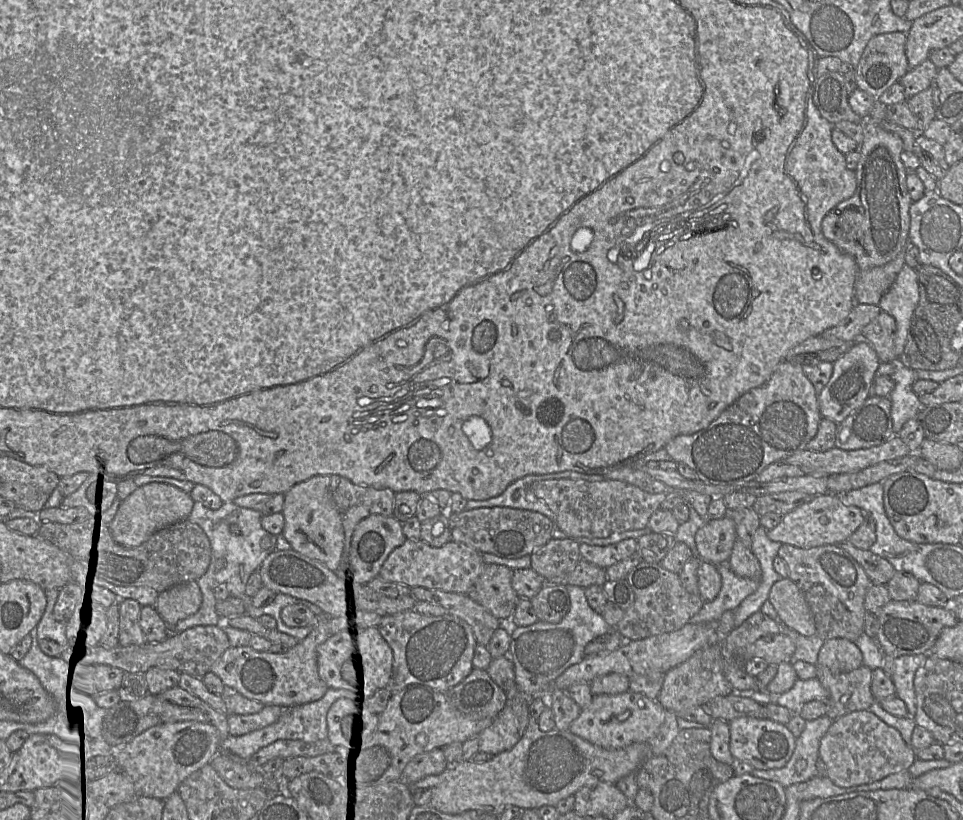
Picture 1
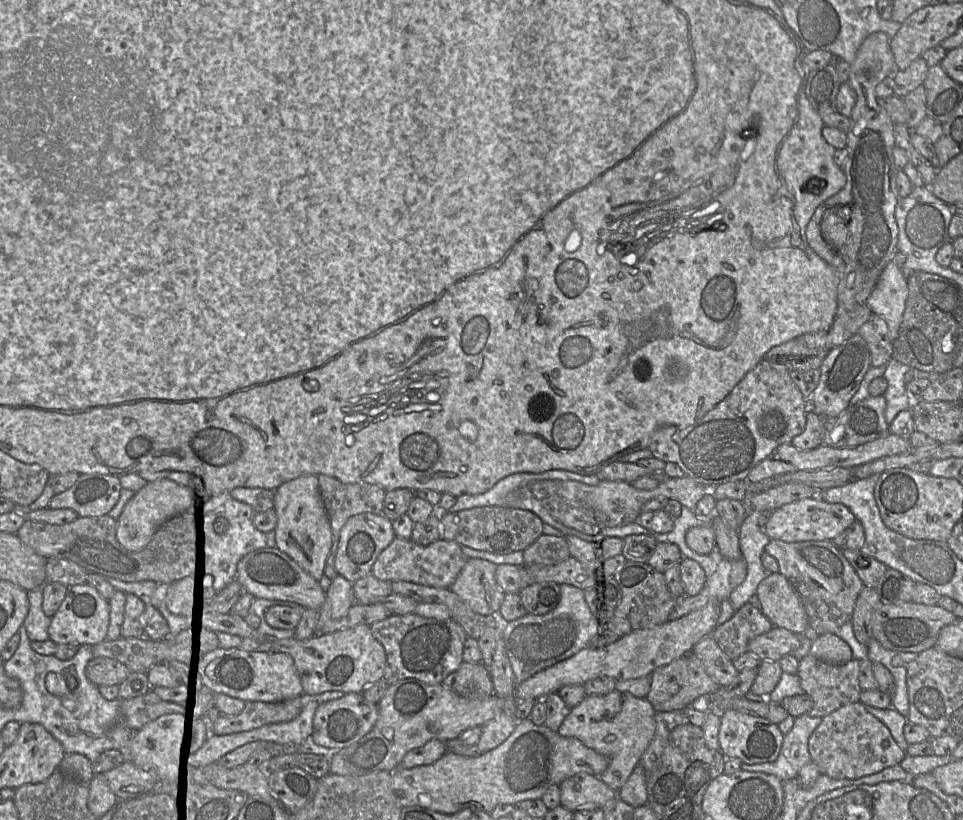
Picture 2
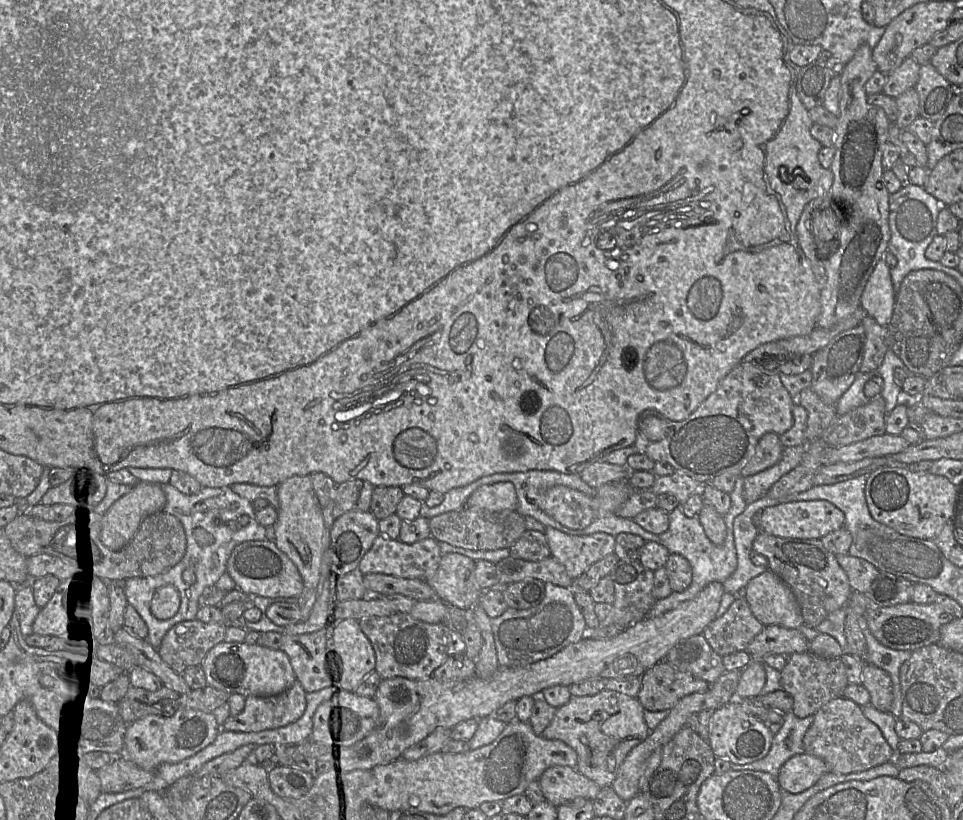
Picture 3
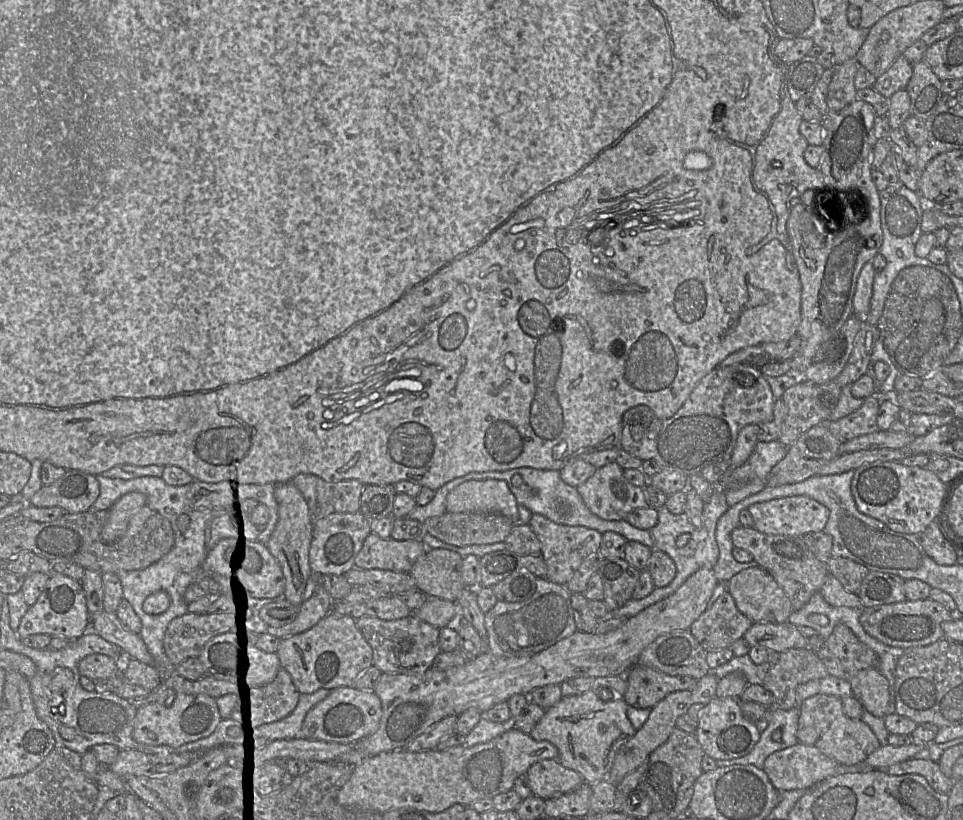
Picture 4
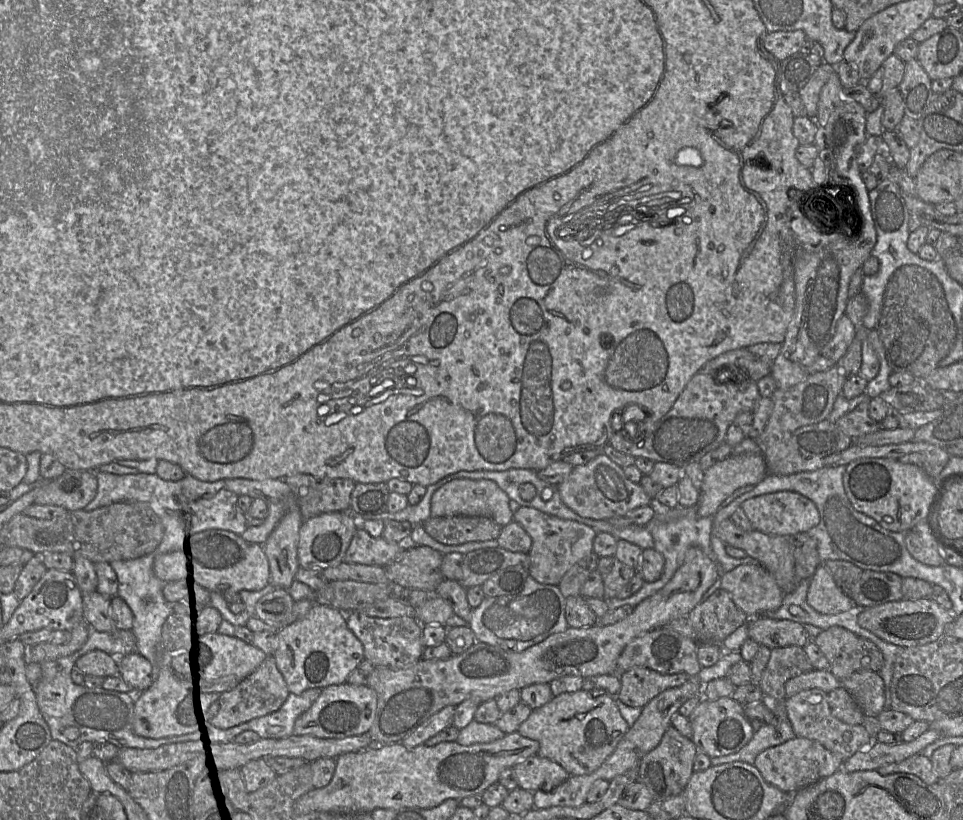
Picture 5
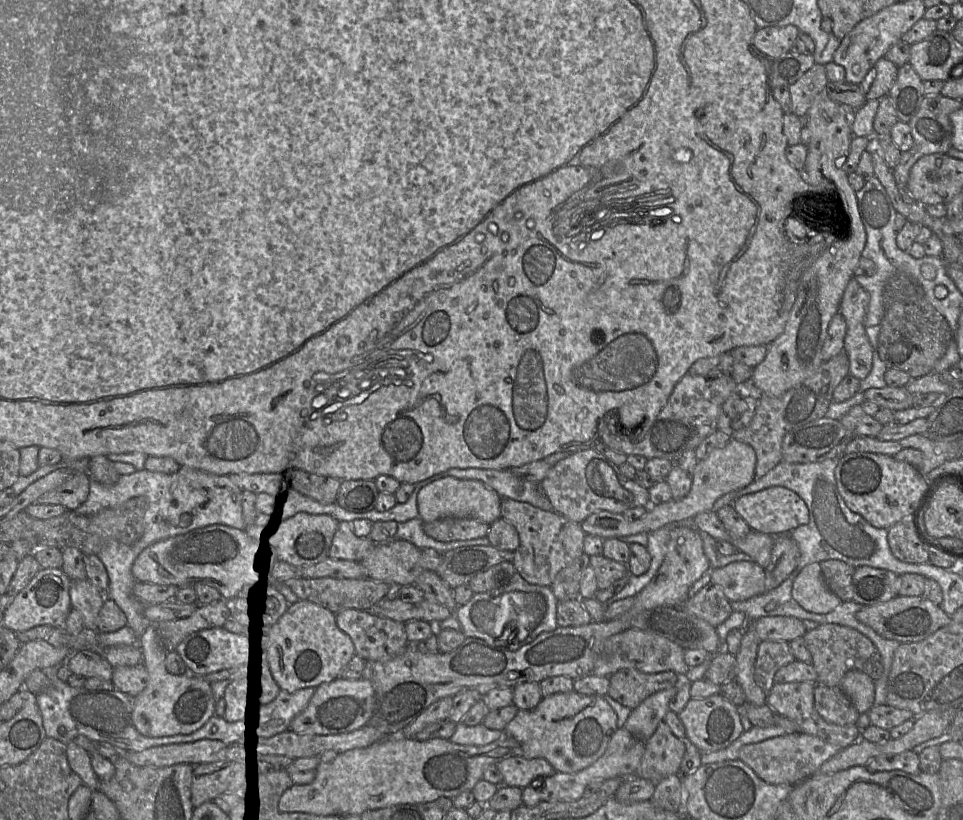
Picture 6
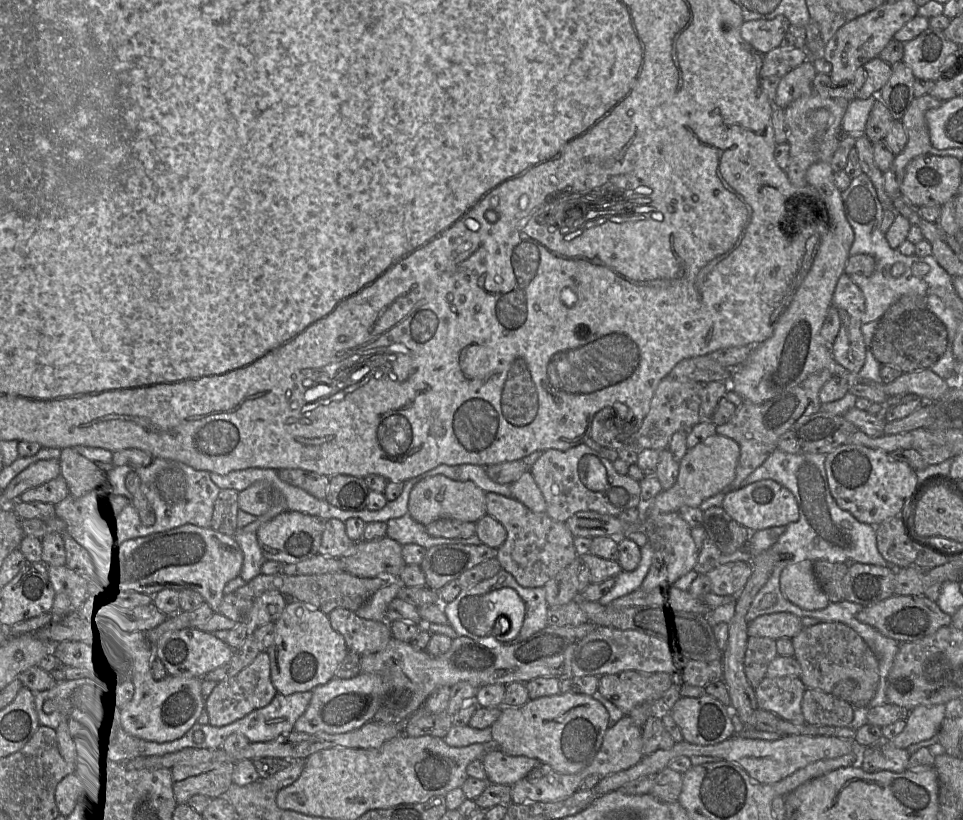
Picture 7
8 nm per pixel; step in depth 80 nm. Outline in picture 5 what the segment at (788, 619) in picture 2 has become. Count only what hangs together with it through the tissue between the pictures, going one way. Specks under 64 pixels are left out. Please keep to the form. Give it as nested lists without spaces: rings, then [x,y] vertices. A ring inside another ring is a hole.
[[[758,563],[721,573],[718,584],[750,619],[773,612],[783,604],[783,590]]]

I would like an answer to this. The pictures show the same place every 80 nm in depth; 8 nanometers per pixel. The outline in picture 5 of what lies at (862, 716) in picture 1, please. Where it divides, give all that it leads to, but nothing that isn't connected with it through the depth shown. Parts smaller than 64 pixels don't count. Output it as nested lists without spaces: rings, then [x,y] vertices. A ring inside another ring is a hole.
[[[820,689],[801,691],[787,697],[782,705],[797,737],[819,742],[827,750],[841,756],[843,760],[870,746],[875,741],[862,724],[850,725],[834,717],[828,703],[827,693]]]

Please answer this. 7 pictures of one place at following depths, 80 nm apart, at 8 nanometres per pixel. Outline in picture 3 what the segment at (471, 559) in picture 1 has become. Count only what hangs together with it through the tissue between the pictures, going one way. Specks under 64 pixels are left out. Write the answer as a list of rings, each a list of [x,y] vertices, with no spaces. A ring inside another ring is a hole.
[[[381,534],[374,540],[371,548],[361,559],[358,570],[362,574],[381,573],[407,579],[426,581],[437,570],[443,552],[433,537],[407,544],[398,539],[390,539]]]

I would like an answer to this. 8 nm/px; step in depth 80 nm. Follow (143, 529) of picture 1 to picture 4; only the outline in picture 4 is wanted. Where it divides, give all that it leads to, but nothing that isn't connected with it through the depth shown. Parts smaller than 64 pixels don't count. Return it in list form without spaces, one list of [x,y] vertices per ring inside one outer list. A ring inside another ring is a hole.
[[[130,492],[121,496],[109,509],[101,531],[106,543],[117,541],[127,530],[131,517],[146,506],[147,497],[141,492]]]

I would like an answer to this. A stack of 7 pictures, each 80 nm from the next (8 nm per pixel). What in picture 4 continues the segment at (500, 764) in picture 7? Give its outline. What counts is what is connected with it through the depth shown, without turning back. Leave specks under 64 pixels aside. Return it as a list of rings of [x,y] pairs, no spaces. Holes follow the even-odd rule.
[[[545,759],[536,762],[527,770],[524,778],[532,794],[544,800],[574,791],[585,782],[579,773],[572,769],[565,768],[554,759]]]

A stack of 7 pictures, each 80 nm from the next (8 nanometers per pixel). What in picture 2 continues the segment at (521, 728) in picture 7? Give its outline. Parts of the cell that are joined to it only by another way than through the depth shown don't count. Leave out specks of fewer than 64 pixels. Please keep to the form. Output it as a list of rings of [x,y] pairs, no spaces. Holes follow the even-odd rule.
[[[614,690],[602,696],[586,696],[581,703],[571,708],[557,732],[561,736],[580,740],[588,748],[609,759],[609,765],[600,779],[617,793],[640,764],[655,734],[655,716],[656,711],[647,699]]]

